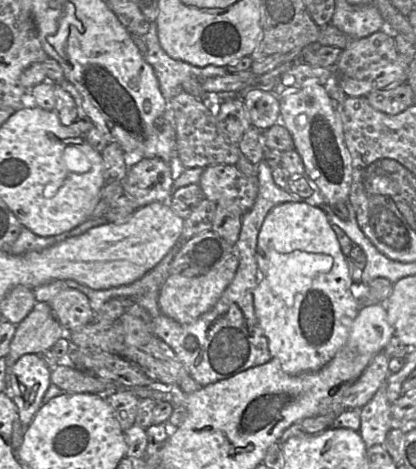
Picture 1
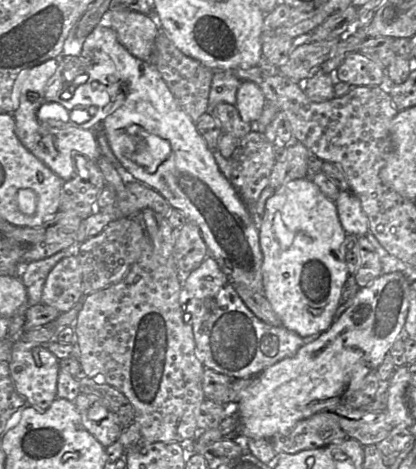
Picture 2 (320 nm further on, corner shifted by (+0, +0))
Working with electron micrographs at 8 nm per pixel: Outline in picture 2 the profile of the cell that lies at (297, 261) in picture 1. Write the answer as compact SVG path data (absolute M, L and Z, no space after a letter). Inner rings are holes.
M309 178L290 181L267 199L259 233L263 254L263 294L284 328L306 338L319 336L332 326L333 317L340 306L344 284L349 276L346 236L335 202L326 197Z

